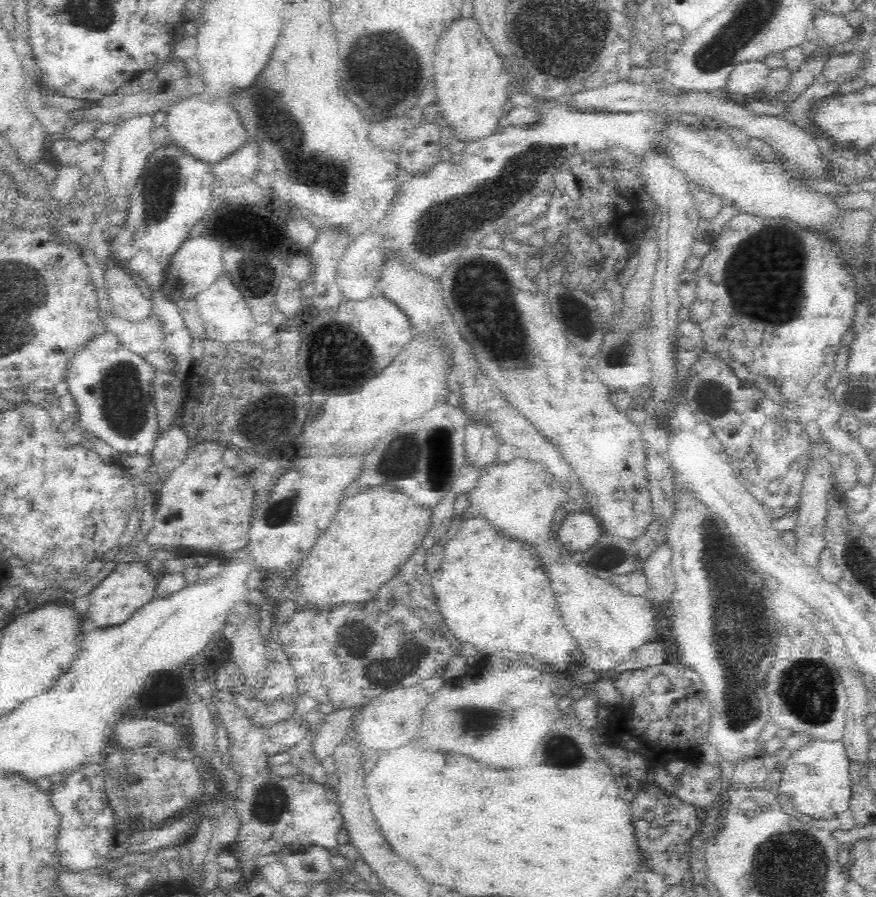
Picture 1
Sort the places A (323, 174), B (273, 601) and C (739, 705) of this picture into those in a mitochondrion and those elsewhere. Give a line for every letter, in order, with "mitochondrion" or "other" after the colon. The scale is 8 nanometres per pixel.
A: mitochondrion
B: other
C: mitochondrion

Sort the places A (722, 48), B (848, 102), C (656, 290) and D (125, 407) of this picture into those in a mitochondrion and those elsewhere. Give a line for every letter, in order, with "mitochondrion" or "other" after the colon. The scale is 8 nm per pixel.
A: mitochondrion
B: other
C: other
D: mitochondrion

